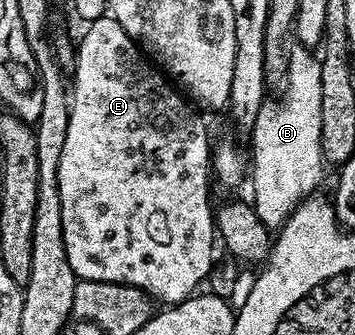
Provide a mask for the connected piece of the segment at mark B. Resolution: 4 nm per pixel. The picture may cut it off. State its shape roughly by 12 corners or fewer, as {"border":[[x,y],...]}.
{"border":[[300,44],[251,128],[251,197],[282,227],[321,180],[321,63]]}

